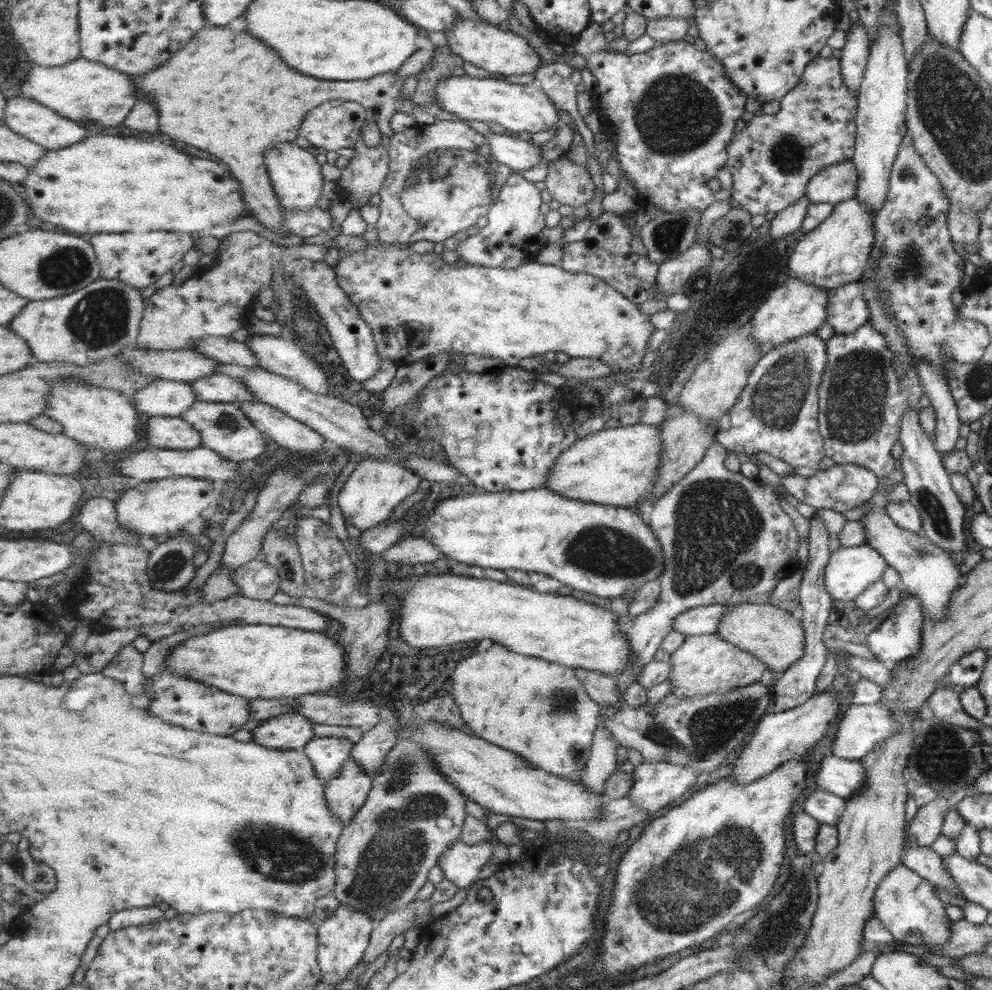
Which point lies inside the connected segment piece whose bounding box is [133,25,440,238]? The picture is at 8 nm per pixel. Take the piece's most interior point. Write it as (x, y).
(226, 89)

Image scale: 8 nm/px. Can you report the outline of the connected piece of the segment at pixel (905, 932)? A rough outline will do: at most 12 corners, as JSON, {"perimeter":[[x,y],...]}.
{"perimeter":[[893,866],[873,916],[896,942],[939,946],[951,920],[933,885]]}

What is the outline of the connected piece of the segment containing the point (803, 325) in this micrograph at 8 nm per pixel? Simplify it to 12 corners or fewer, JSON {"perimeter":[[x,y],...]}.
{"perimeter":[[790,276],[749,320],[769,350],[813,333],[827,316],[828,292]]}

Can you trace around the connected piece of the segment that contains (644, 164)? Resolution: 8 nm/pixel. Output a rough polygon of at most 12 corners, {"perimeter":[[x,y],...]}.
{"perimeter":[[687,42],[573,46],[640,206],[704,210],[747,100]]}

